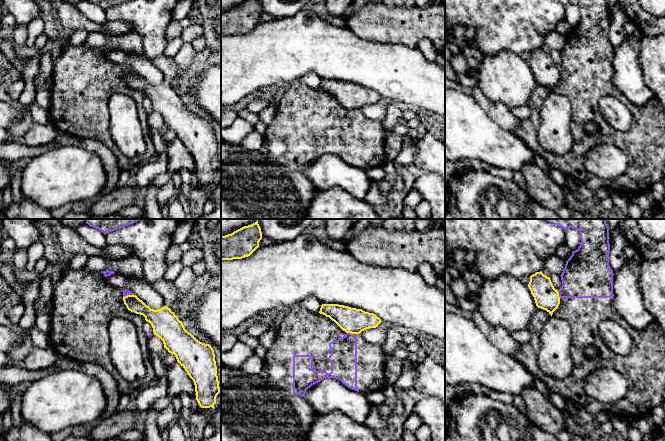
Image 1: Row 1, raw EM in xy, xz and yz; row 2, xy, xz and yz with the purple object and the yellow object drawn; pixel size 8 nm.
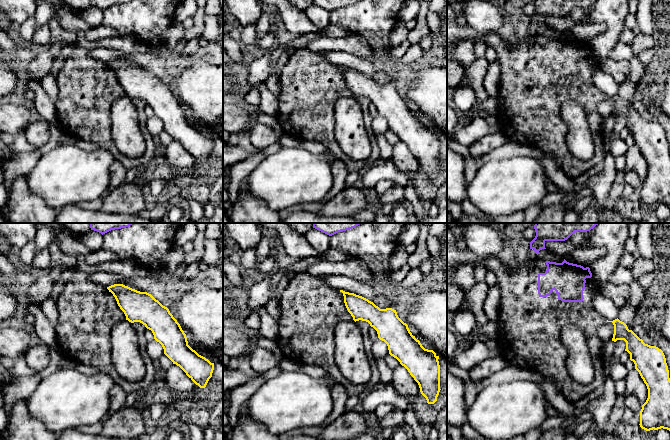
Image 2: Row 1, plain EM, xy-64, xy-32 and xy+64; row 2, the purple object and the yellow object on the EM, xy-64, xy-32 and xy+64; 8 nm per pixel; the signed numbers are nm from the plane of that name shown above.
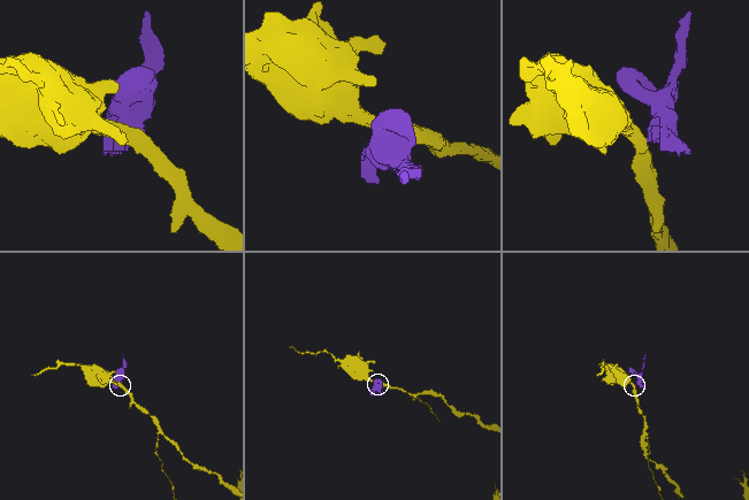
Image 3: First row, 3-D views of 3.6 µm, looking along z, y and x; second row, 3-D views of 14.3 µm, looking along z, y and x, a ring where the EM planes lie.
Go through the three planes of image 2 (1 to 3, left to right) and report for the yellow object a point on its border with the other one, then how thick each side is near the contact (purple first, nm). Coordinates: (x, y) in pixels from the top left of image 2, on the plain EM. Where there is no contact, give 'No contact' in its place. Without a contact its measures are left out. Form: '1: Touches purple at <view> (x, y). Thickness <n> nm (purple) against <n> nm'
1: No contact
2: No contact
3: No contact

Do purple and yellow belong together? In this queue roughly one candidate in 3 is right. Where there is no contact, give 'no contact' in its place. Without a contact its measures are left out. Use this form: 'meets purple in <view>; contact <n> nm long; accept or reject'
meets purple in xz; contact 80 nm long; reject

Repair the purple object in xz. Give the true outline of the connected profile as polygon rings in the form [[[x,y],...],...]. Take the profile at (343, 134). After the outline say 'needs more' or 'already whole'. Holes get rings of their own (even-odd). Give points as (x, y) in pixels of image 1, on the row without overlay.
[[[295,81],[288,85],[287,91],[283,95],[280,102],[277,104],[276,115],[264,134],[264,142],[258,151],[248,151],[241,144],[233,145],[221,142],[221,219],[304,219],[309,205],[314,198],[317,188],[310,182],[304,174],[305,168],[312,161],[320,158],[324,154],[335,154],[341,157],[348,164],[357,168],[367,170],[377,166],[383,166],[386,161],[385,153],[386,130],[381,122],[368,119],[361,110],[351,110],[343,107],[334,97],[323,90],[313,89],[306,83]],[[275,139],[281,140],[287,147],[287,151],[283,156],[273,158],[270,155],[268,146]]]; needs more

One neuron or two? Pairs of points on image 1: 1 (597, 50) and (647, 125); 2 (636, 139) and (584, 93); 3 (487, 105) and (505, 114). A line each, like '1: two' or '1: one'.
1: one
2: one
3: one

